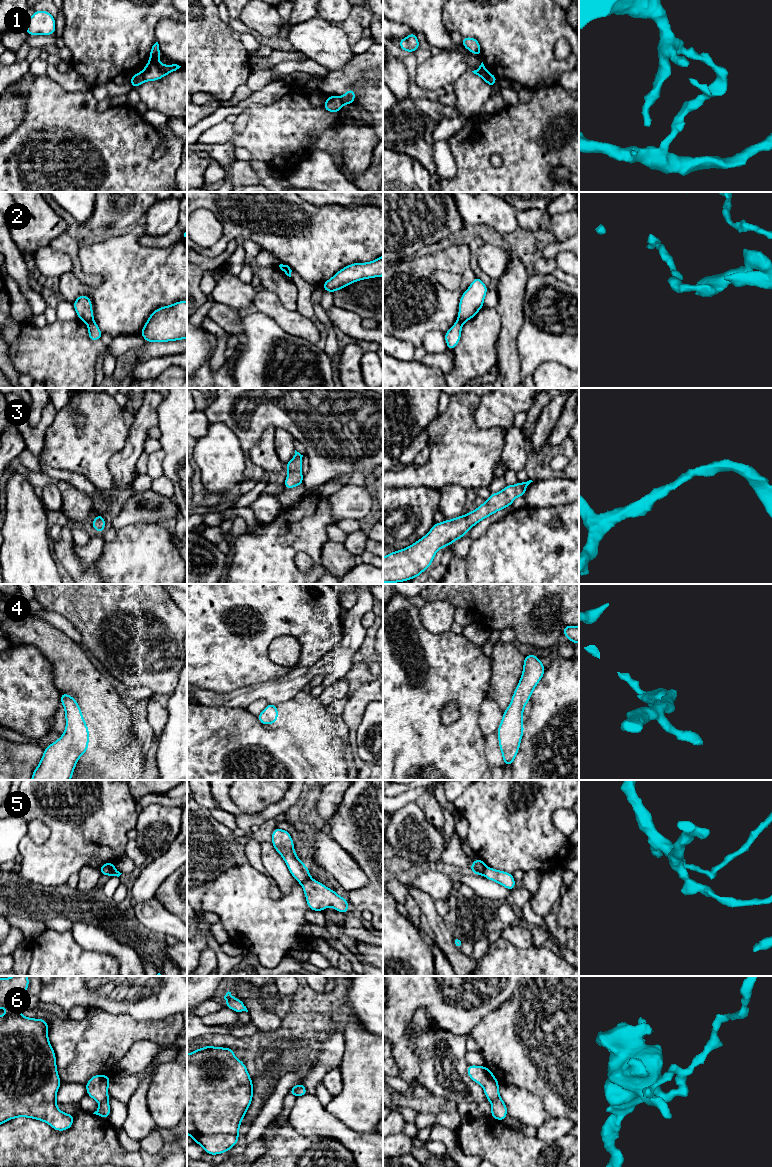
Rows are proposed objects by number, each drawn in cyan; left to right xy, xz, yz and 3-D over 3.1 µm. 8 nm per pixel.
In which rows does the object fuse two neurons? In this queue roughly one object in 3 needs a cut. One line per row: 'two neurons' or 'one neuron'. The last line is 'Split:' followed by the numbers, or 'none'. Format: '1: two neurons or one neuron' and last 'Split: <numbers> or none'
1: two neurons
2: two neurons
3: one neuron
4: one neuron
5: two neurons
6: two neurons
Split: 1, 2, 5, 6

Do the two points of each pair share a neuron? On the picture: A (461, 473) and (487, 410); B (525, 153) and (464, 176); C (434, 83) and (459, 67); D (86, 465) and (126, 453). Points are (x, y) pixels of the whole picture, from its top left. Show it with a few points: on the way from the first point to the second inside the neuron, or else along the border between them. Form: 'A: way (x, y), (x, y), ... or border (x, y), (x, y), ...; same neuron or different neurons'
A: border (477, 405), (475, 420), (480, 428), (504, 428); different neurons
B: way (510, 168), (502, 176), (479, 176); same neuron
C: way (440, 77), (450, 67), (453, 67); same neuron
D: border (125, 441), (108, 462), (108, 470), (114, 481); different neurons

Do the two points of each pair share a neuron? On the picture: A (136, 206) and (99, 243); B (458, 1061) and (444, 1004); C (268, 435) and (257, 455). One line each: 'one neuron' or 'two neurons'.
A: two neurons
B: two neurons
C: one neuron

